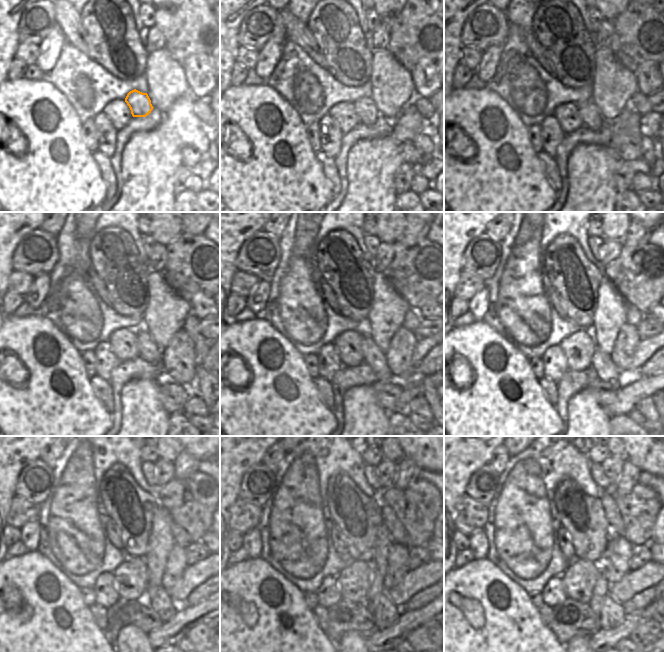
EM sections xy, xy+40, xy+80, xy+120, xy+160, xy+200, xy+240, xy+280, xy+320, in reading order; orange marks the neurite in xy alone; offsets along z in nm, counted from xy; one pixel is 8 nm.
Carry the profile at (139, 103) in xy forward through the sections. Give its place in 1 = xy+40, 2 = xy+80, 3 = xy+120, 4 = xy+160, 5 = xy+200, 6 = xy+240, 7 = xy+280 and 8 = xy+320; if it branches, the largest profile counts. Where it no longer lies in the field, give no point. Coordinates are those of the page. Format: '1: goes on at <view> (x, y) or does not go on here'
1: goes on at xy+40 (365, 108)
2: goes on at xy+80 (589, 112)
3: goes on at xy+120 (149, 351)
4: goes on at xy+160 (374, 357)
5: goes on at xy+200 (601, 362)
6: goes on at xy+240 (158, 598)
7: goes on at xy+280 (386, 613)
8: goes on at xy+320 (612, 614)

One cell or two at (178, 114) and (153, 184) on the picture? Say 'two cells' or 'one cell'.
one cell

